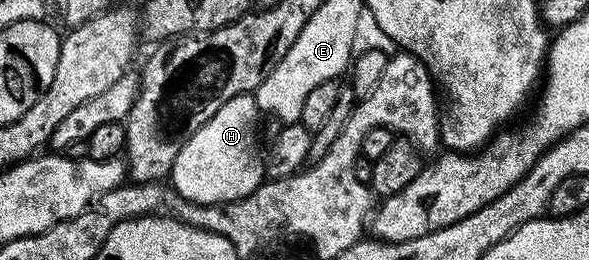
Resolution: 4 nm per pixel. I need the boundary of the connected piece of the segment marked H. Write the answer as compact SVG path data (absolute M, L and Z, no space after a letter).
M243 93L230 99L211 117L178 151L178 159L170 174L171 188L181 193L188 201L199 205L224 205L250 195L261 185L266 177L266 165L262 160L262 149L256 146L256 117L258 110L252 93Z

